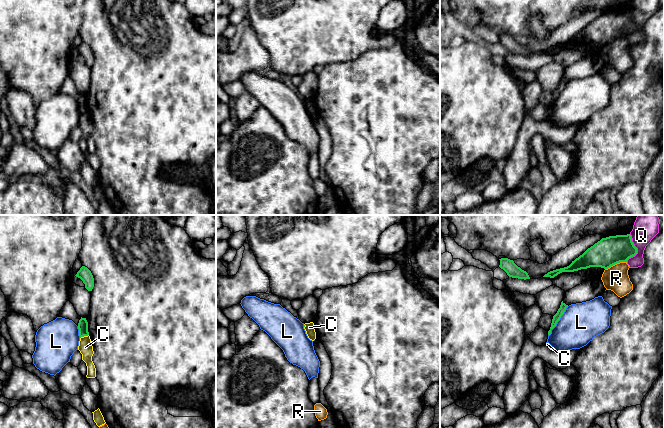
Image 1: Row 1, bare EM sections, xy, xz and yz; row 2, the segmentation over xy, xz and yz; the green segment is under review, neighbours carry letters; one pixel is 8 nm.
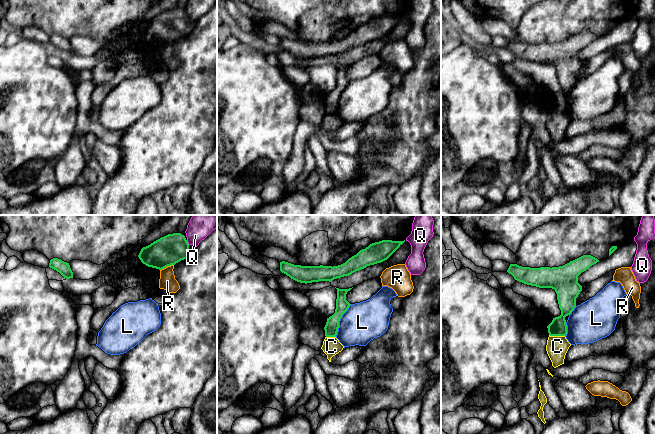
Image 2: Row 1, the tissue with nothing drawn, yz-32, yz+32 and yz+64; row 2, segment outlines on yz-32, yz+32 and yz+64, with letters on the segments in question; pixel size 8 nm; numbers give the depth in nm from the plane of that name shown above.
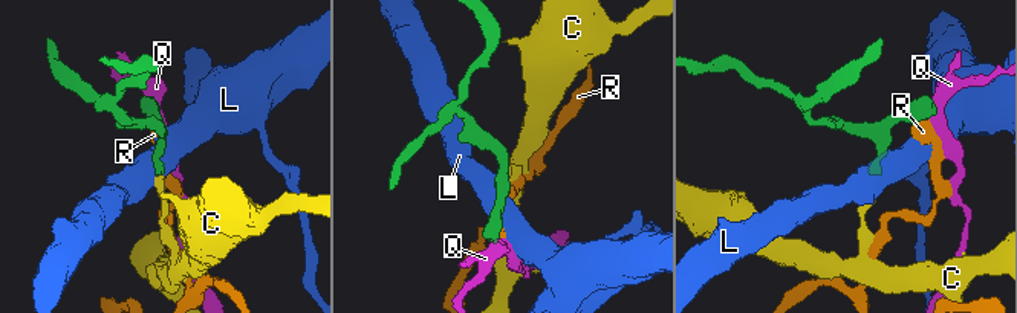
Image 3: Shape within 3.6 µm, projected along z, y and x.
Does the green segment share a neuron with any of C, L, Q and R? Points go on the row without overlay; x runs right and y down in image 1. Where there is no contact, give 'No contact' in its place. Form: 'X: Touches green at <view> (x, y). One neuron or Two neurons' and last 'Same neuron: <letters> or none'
C: Touches green at xy (84, 111). Two neurons
L: Touches green at yz (558, 96). Two neurons
Q: Touches green at yz (636, 25). Two neurons
R: Touches green at yz (615, 39). Two neurons
Same neuron: none

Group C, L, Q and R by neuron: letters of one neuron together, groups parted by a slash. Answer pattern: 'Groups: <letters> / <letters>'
Groups: C / L / Q / R

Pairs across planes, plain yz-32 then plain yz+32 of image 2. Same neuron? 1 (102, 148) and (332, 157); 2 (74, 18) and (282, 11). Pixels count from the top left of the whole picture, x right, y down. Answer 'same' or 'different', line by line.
1: same
2: same

